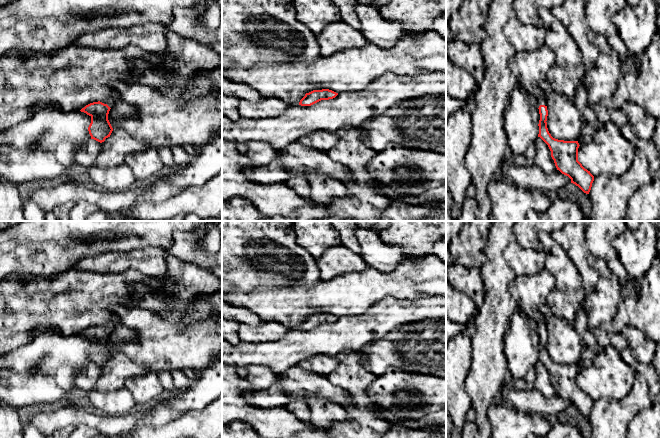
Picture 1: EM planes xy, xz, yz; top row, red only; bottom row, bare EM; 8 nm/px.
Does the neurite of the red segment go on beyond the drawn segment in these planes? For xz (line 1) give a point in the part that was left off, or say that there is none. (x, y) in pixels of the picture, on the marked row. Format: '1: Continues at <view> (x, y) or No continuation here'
1: No continuation here

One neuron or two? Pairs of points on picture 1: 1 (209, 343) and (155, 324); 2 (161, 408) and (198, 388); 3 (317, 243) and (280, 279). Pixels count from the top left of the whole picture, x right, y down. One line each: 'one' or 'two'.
1: one
2: one
3: two

